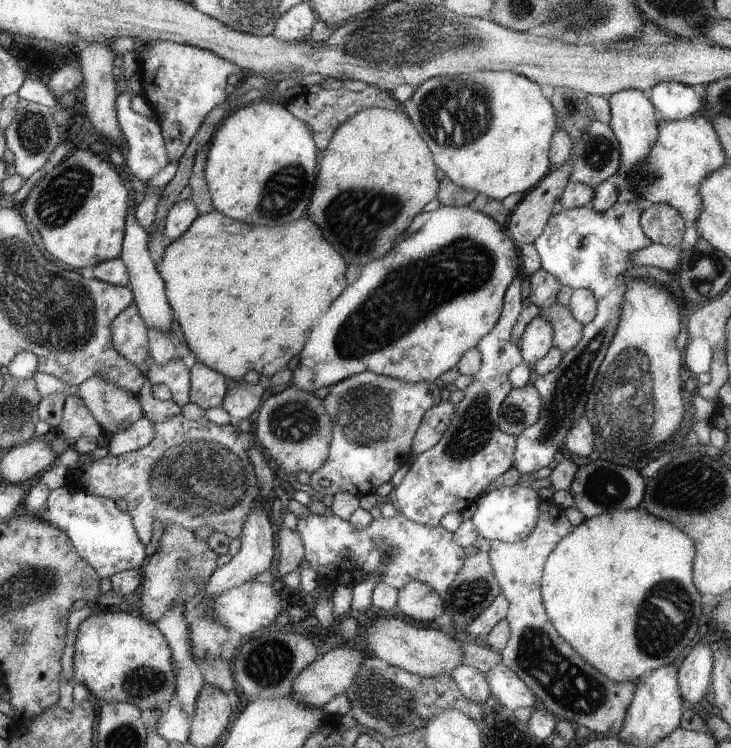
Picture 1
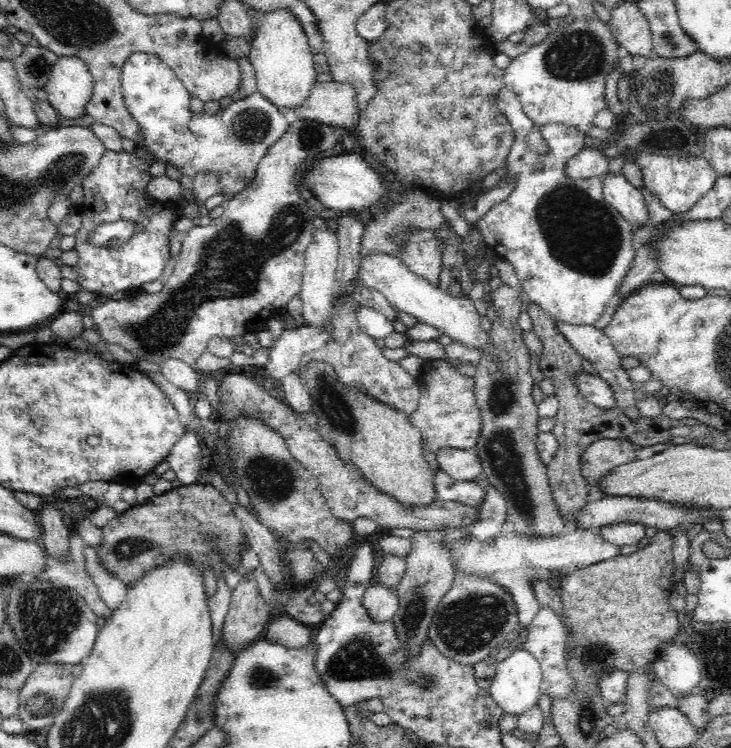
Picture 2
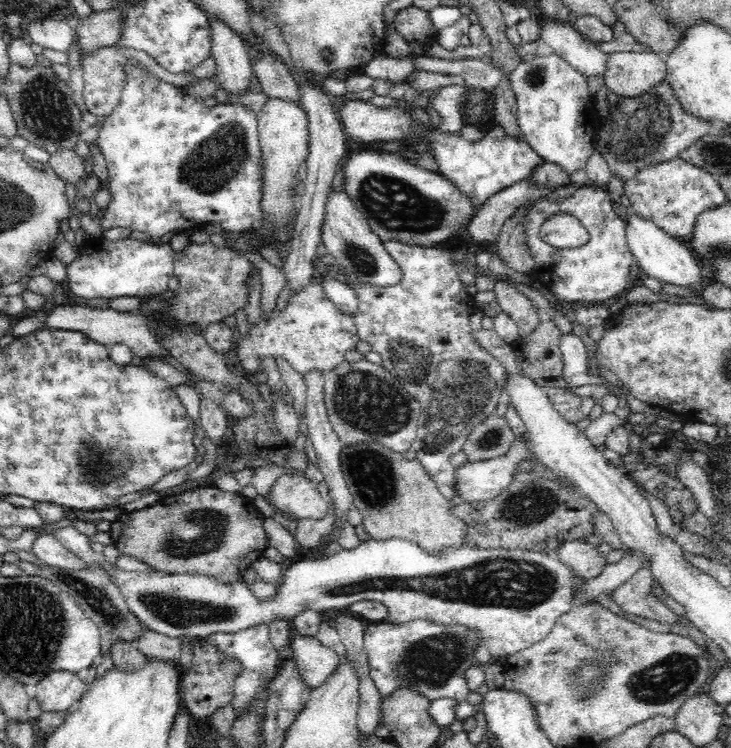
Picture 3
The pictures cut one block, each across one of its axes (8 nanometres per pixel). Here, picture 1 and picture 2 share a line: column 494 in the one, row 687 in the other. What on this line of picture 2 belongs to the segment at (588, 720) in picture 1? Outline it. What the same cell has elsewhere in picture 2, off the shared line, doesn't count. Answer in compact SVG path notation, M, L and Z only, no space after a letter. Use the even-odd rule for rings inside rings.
M542 606L540 612L534 616L534 620L528 626L528 638L522 648L528 650L530 654L534 654L534 658L540 662L540 666L542 666L542 694L550 696L552 702L556 700L556 696L564 698L566 694L570 694L570 688L574 688L574 680L570 678L566 656L564 656L564 640L566 640L566 634L564 634L562 620L554 614L552 608Z

